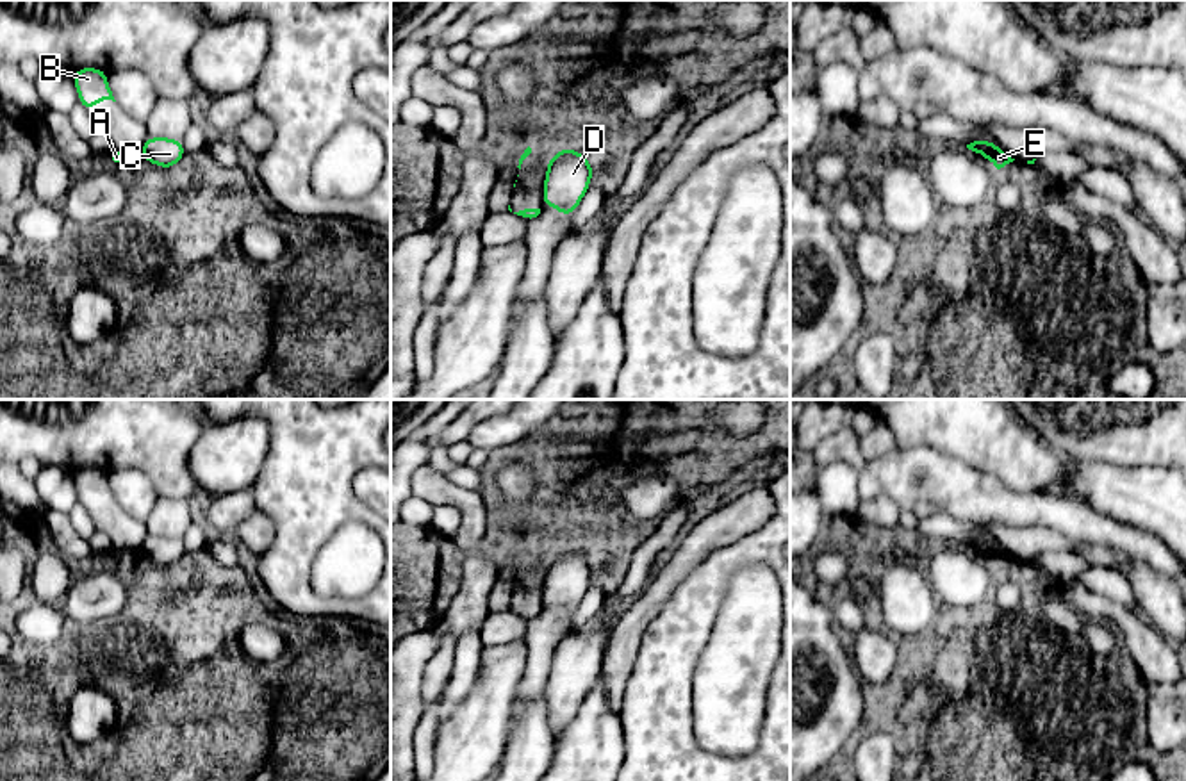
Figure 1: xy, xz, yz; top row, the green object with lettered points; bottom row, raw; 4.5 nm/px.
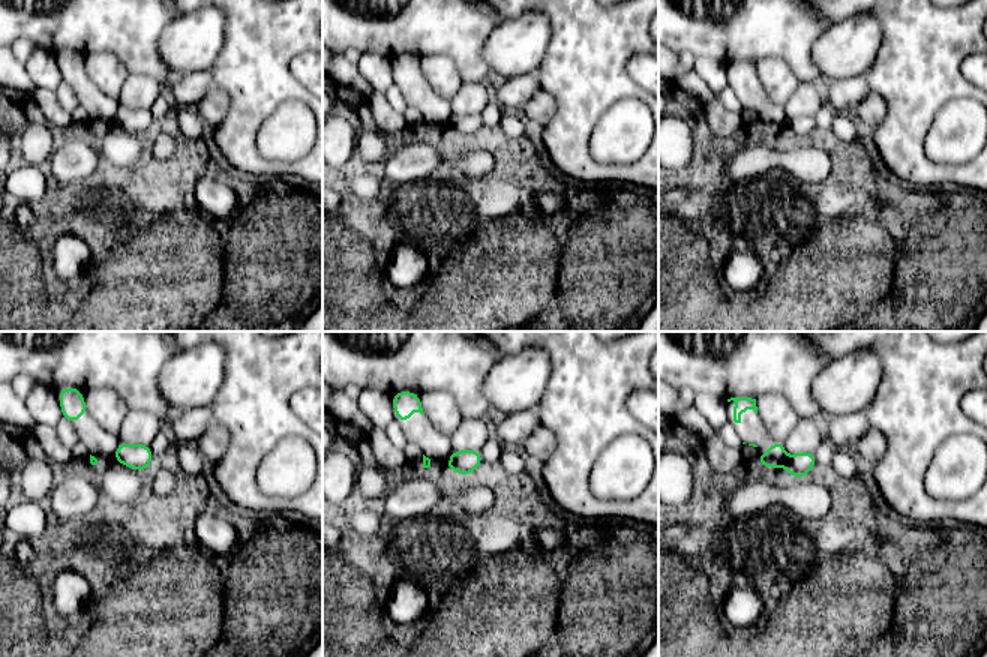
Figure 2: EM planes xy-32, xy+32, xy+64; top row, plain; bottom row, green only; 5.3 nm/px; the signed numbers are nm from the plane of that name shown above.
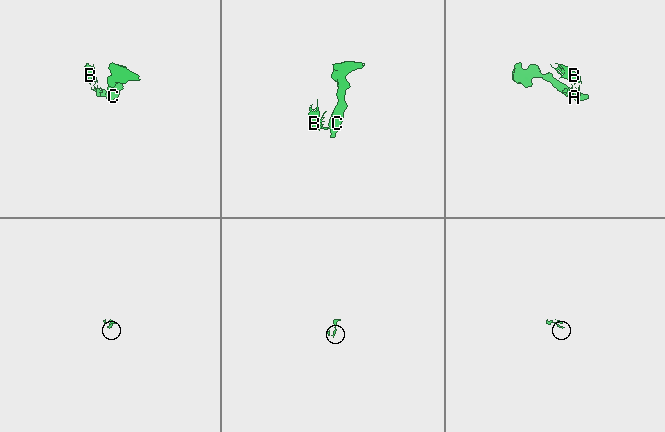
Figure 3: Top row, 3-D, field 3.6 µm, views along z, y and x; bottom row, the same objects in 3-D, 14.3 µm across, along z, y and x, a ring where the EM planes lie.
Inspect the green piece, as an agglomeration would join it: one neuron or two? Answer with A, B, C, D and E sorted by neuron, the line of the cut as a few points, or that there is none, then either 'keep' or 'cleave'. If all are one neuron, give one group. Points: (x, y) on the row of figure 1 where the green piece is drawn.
A B / C D E | xy (140, 150), (141, 156) | cleave

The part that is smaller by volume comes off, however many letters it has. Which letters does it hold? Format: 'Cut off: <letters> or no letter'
Cut off: A, B

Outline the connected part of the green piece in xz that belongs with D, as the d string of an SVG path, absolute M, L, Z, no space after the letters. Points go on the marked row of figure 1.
M567 144L565 150L556 152L548 162L544 205L555 207L562 216L574 214L590 185L592 175L594 166L587 157Z

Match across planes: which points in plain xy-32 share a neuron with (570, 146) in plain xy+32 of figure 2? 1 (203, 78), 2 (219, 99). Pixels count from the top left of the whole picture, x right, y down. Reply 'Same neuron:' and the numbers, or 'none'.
Same neuron: none

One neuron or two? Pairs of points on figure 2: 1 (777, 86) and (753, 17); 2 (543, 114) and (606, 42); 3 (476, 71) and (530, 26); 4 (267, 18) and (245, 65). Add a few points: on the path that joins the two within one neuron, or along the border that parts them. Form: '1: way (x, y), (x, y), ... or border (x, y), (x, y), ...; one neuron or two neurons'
1: border (756, 62), (765, 57), (780, 57), (797, 78); two neurons
2: border (540, 89), (555, 102), (555, 114), (545, 125); two neurons
3: border (495, 27), (482, 50), (491, 80); two neurons
4: way (267, 30), (257, 53); one neuron

